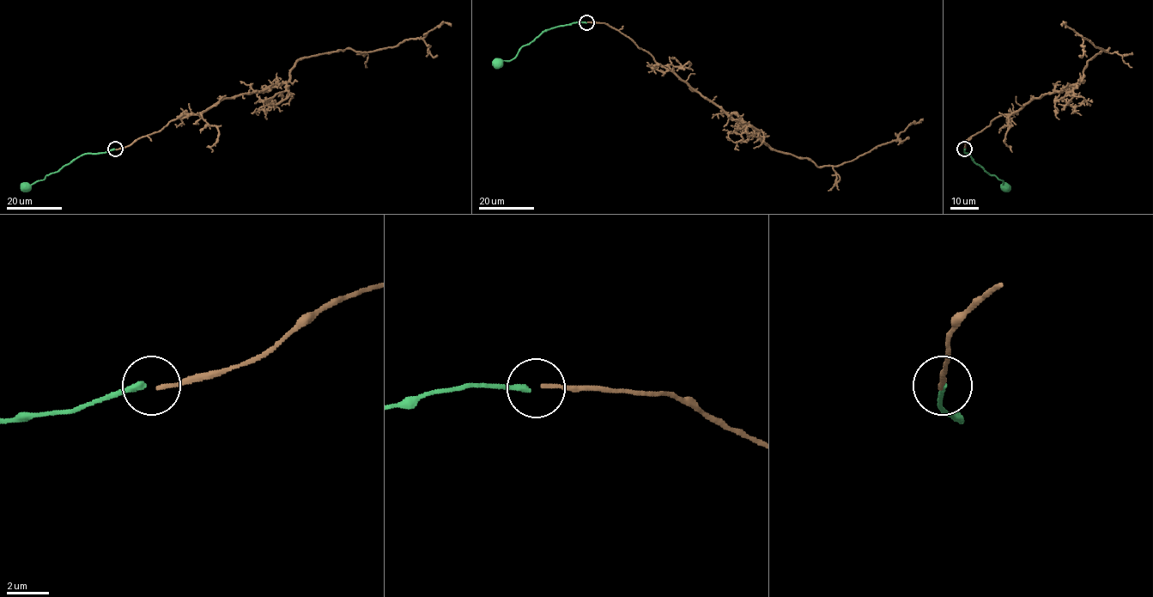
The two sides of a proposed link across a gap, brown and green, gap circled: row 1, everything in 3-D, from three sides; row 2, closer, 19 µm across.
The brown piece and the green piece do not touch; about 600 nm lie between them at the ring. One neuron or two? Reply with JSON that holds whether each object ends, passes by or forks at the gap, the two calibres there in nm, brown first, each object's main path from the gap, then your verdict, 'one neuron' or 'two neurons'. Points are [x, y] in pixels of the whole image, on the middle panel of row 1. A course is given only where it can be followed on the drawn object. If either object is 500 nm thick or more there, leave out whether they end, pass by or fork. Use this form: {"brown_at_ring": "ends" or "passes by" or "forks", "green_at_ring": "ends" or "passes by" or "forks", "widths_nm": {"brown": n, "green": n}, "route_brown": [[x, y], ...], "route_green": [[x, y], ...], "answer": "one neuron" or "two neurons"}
{"brown_at_ring": "ends", "green_at_ring": "ends", "widths_nm": {"brown": 190, "green": 280}, "route_brown": [[587, 22], [619, 30], [771, 148], [809, 158], [818, 167], [855, 160], [895, 141], [923, 118]], "route_green": [[585, 22], [574, 22], [544, 30], [523, 45], [513, 58], [495, 62]], "answer": "two neurons"}

